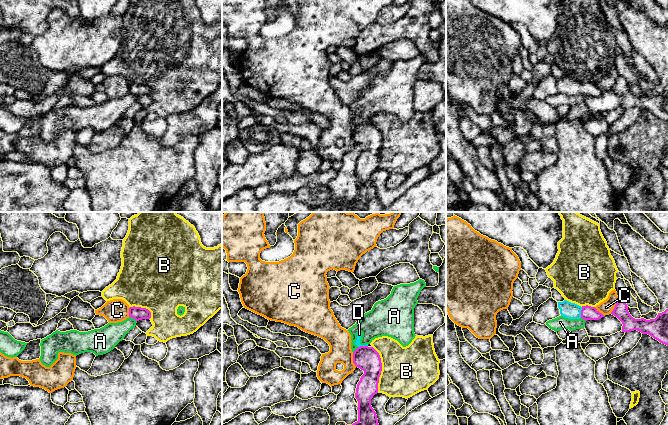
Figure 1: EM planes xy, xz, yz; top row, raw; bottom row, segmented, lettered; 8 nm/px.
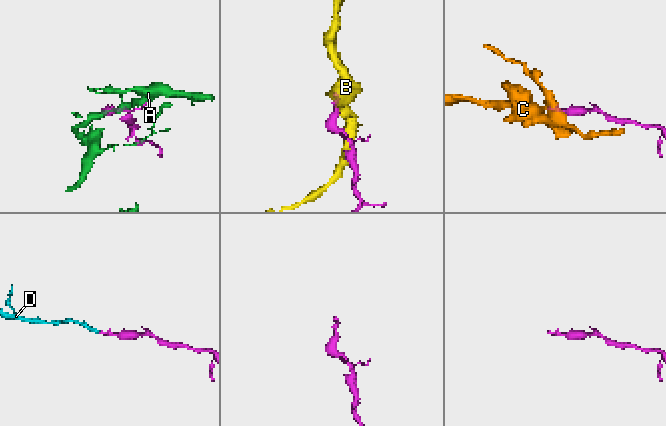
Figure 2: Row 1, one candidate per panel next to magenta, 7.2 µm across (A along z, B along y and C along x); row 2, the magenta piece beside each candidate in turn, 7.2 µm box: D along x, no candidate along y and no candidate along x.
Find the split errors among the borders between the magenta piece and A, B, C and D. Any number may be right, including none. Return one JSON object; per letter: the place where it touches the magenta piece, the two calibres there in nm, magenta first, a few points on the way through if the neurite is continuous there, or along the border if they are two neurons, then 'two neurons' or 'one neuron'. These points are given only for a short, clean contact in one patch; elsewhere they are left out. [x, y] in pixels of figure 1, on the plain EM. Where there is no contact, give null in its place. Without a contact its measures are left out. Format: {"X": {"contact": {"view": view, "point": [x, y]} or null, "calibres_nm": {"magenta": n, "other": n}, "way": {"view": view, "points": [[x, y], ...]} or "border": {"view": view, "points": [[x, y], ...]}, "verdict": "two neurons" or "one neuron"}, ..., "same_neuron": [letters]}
{"A": {"contact": {"view": "xy", "point": [133, 94]}, "calibres_nm": {"magenta": 110, "other": 180}, "border": {"view": "xy", "points": [[129, 92], [136, 97]]}, "verdict": "two neurons"}, "B": {"contact": {"view": "xz", "point": [381, 145]}, "calibres_nm": {"magenta": 190, "other": 400}, "verdict": "two neurons"}, "C": {"contact": {"view": "yz", "point": [615, 82]}, "calibres_nm": {"magenta": 120, "other": 110}, "border": {"view": "yz", "points": [[619, 75], [610, 89]]}, "verdict": "two neurons"}, "D": {"contact": {"view": "yz", "point": [581, 88]}, "calibres_nm": {"magenta": 110, "other": 130}, "way": {"view": "yz", "points": [[587, 89], [581, 88], [569, 86]]}, "verdict": "one neuron"}, "same_neuron": ["D"]}

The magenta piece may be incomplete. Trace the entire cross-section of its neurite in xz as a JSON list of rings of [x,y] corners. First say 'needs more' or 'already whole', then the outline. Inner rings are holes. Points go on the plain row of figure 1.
needs more | [[[359,108],[355,118],[358,124],[353,129],[353,139],[364,147],[355,169],[358,177],[358,197],[352,201],[346,200],[339,212],[380,212],[383,209],[376,188],[371,182],[371,175],[378,169],[382,147],[381,134],[373,123],[360,120],[361,112],[362,109]]]

